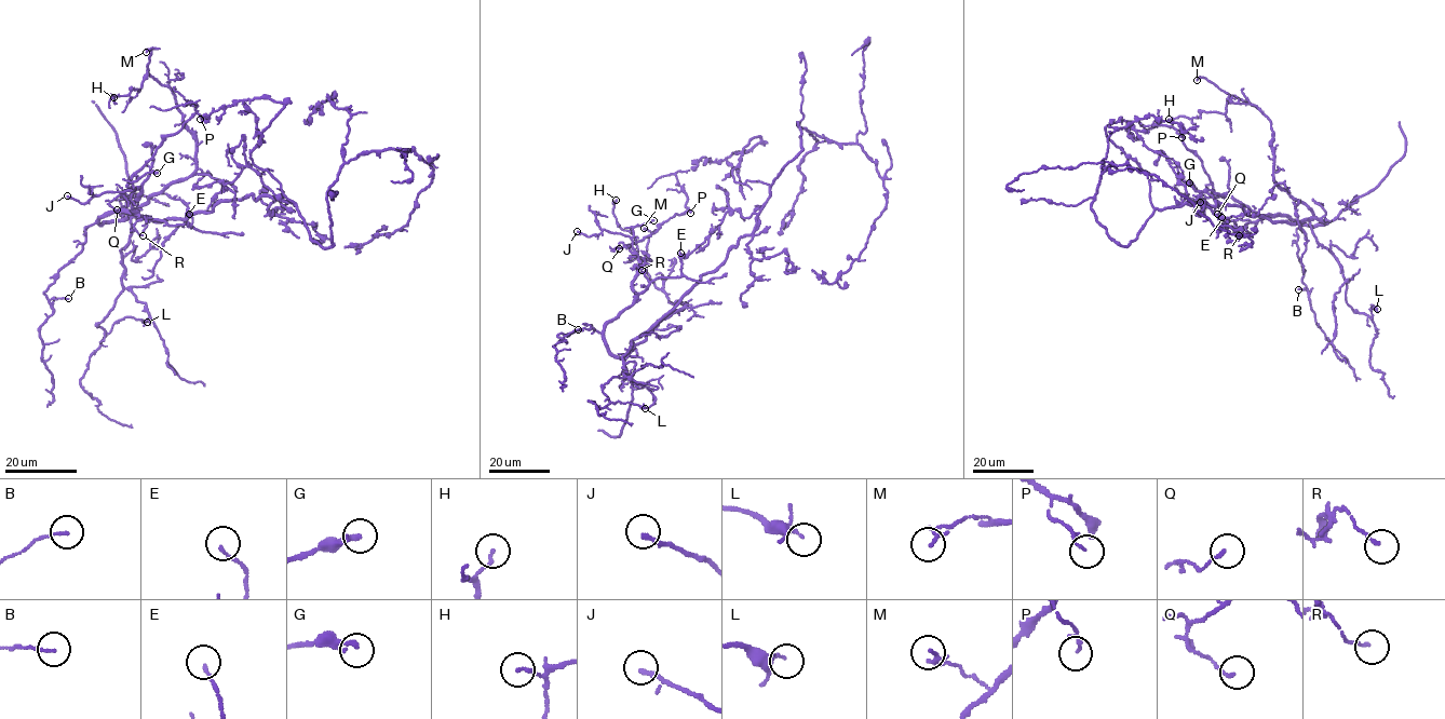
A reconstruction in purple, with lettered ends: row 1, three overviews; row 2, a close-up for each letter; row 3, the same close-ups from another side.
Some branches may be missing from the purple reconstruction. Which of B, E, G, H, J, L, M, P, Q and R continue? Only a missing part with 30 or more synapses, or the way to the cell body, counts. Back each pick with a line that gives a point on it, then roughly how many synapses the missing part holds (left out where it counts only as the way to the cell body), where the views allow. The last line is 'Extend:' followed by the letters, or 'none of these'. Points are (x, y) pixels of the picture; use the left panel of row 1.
J: (67, 195) | 80 syn
Extend: J

